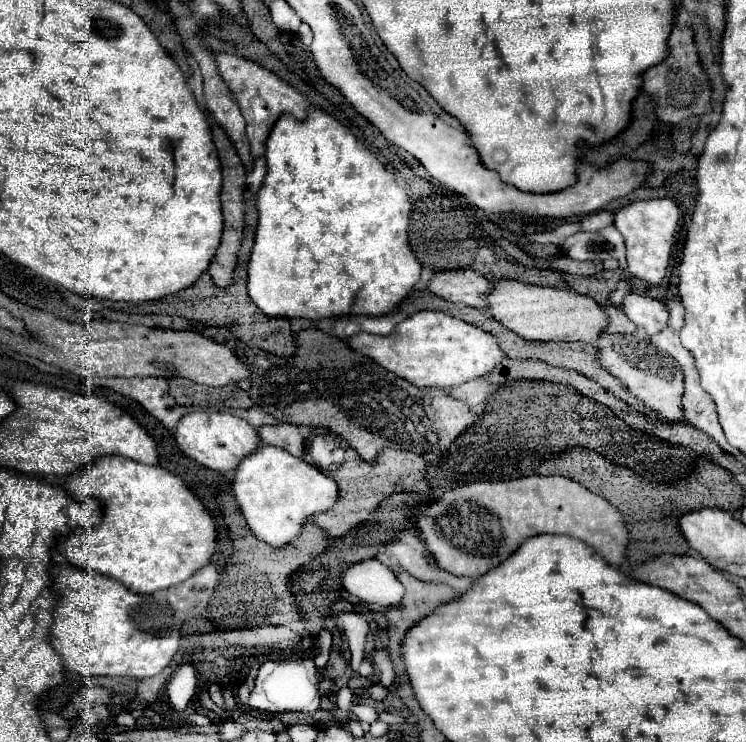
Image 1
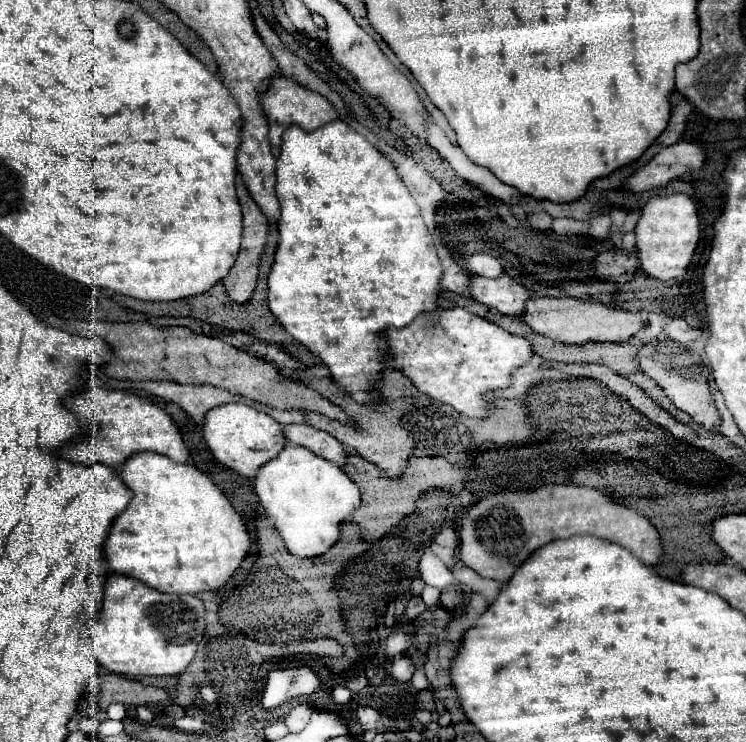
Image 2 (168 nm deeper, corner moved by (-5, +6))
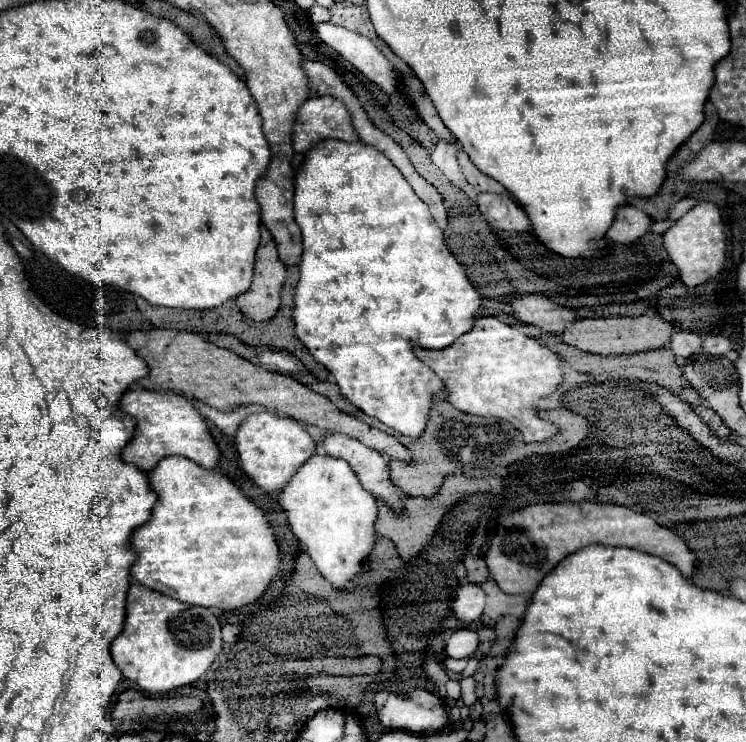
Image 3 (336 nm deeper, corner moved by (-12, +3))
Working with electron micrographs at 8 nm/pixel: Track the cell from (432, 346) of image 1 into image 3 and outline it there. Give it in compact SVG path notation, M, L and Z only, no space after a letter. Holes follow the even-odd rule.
M480 316L474 322L474 328L462 334L454 344L442 350L428 350L420 346L412 346L418 360L422 360L428 368L436 372L436 376L444 382L444 400L448 400L454 408L464 410L468 414L476 416L492 416L506 420L514 424L522 434L526 442L540 442L556 434L556 426L550 422L544 422L536 416L540 410L540 400L556 390L556 386L562 382L562 362L560 358L546 346L540 346L534 338L518 332L516 328L500 322L494 316Z

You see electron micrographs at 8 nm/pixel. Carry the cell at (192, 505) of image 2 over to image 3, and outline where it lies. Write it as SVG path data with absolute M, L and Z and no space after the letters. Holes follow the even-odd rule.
M170 456L160 460L148 474L148 480L158 500L152 508L150 520L132 532L130 548L136 552L136 562L130 568L130 576L146 588L196 606L234 610L258 600L270 580L280 572L276 538L264 512L222 472L204 470L188 458Z

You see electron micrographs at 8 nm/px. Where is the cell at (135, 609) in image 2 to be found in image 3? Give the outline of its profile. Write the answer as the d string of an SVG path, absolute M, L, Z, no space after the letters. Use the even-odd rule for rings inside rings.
M132 584L126 596L126 620L118 638L112 642L112 660L124 674L124 678L132 680L140 690L150 694L166 694L178 686L186 686L196 682L216 660L222 650L220 622L210 608L184 604L176 598L164 596L142 584Z

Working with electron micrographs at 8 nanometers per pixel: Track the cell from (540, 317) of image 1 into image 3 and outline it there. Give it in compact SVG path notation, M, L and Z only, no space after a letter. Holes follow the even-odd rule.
M624 316L624 318L582 318L572 322L572 330L566 328L560 338L564 344L576 346L584 352L614 356L614 354L632 354L662 348L674 332L674 326L660 316Z

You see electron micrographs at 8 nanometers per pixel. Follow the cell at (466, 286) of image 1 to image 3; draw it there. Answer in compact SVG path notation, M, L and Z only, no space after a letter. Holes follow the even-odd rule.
M514 296L510 306L516 320L540 326L546 332L562 332L572 320L576 320L572 310L558 306L546 296Z

